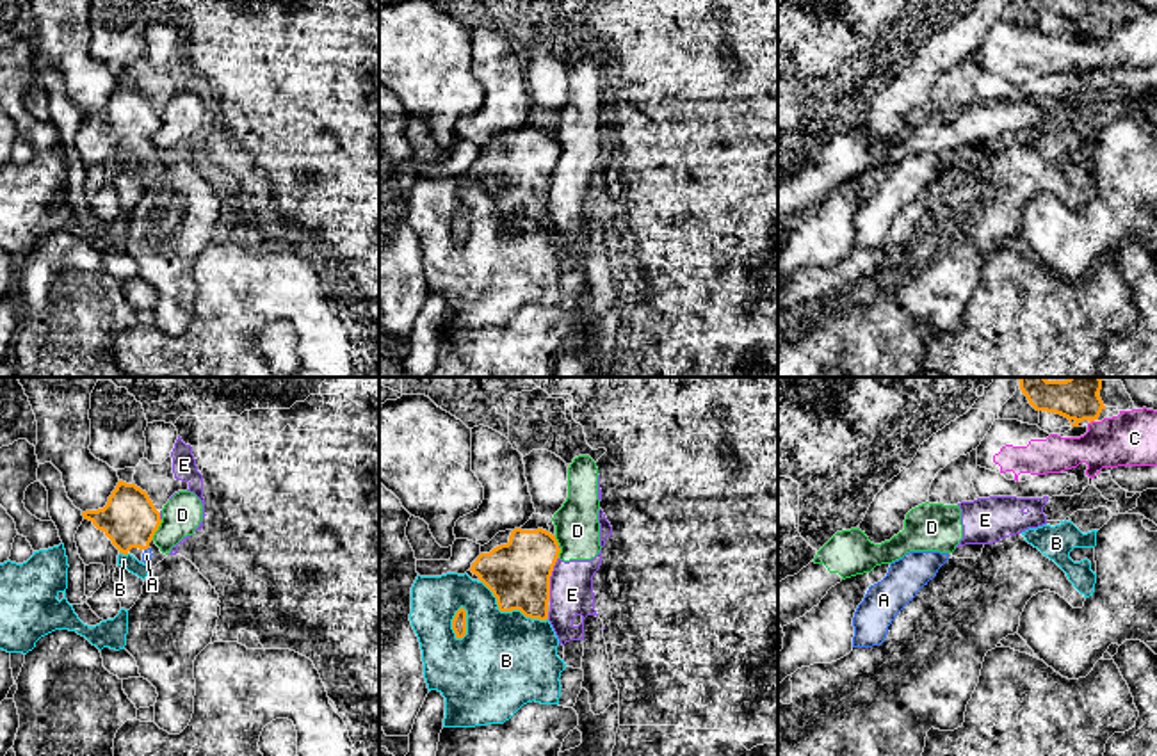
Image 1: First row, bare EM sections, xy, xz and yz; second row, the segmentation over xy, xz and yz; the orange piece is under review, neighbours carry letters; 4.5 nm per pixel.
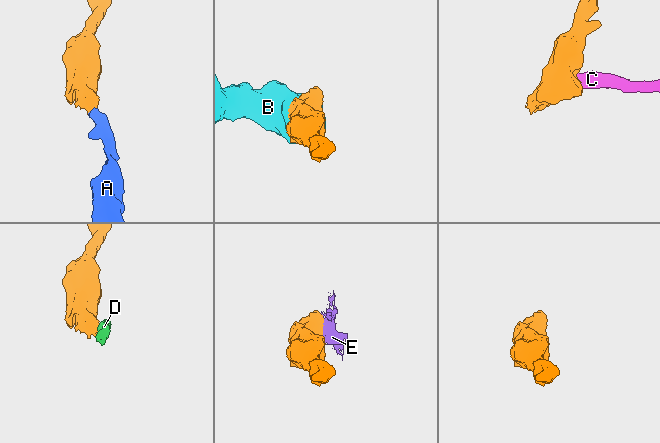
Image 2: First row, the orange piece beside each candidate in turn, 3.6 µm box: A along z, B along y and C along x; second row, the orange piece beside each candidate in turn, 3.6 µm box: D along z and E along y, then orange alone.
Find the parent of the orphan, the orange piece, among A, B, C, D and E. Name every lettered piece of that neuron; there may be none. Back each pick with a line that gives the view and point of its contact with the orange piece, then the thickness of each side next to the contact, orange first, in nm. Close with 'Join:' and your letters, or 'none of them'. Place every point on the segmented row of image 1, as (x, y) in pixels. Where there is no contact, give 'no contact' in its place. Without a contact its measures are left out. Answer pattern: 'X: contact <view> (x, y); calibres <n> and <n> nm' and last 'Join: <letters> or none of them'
A: contact xy (146, 548); calibres 260 and 50 nm
Join: A

